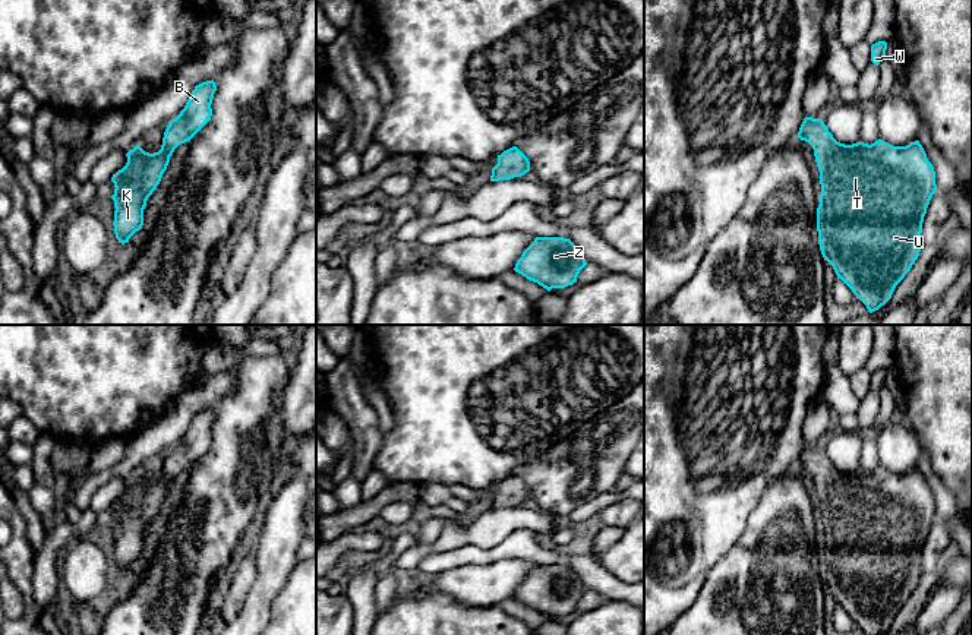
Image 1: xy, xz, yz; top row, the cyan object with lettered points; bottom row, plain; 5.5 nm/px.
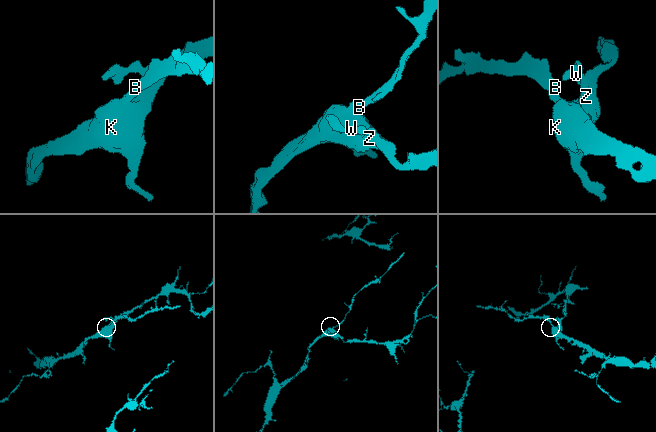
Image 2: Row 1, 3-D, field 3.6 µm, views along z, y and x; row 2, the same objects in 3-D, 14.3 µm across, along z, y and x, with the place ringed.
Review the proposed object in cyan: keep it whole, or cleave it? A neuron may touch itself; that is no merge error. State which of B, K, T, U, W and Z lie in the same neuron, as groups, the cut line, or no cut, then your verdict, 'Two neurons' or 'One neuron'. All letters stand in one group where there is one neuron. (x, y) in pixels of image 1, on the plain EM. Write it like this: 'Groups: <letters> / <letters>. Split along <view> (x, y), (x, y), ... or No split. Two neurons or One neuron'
Groups: B K T U W Z. No split. One neuron

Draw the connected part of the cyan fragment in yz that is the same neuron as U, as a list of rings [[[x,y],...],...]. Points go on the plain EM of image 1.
[[[805,445],[798,465],[812,474],[820,499],[821,522],[817,536],[817,559],[824,588],[833,594],[837,606],[867,635],[884,634],[919,584],[924,544],[937,518],[932,492],[928,489],[919,468],[906,474],[893,474],[881,467],[871,473],[864,470],[845,473],[833,465],[823,446]]]

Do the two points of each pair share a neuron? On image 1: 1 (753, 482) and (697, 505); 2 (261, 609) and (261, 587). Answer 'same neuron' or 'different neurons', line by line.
1: same neuron
2: same neuron

